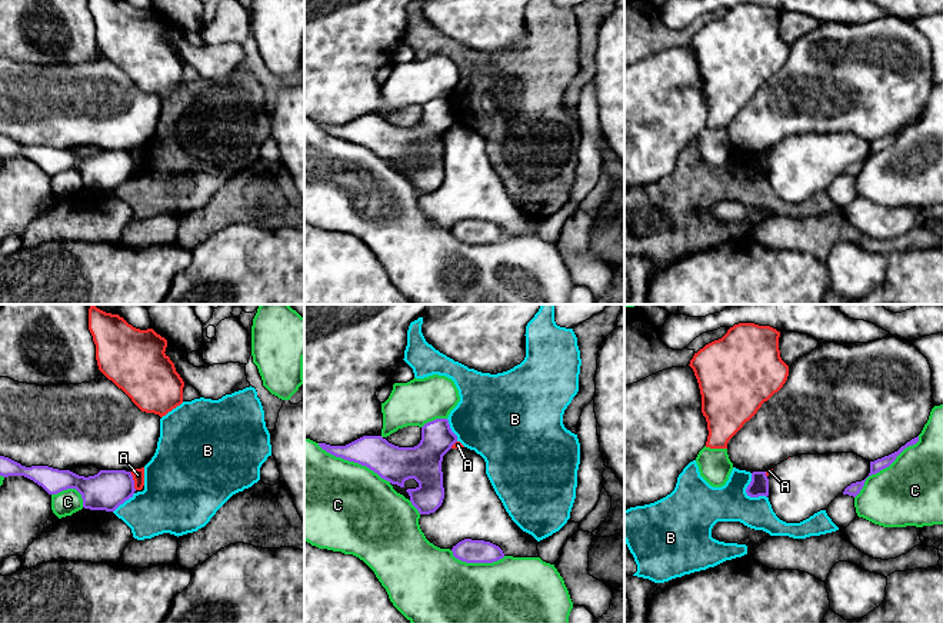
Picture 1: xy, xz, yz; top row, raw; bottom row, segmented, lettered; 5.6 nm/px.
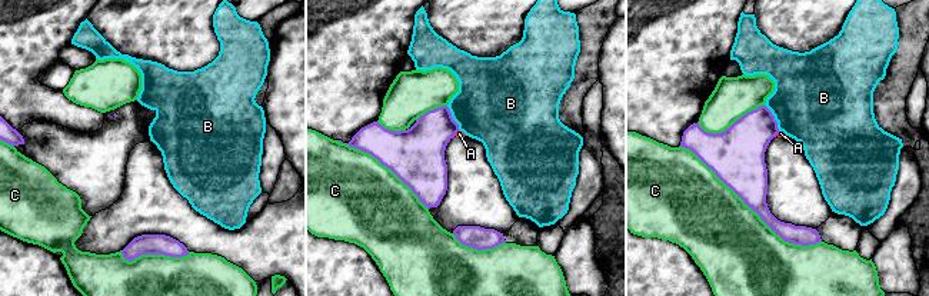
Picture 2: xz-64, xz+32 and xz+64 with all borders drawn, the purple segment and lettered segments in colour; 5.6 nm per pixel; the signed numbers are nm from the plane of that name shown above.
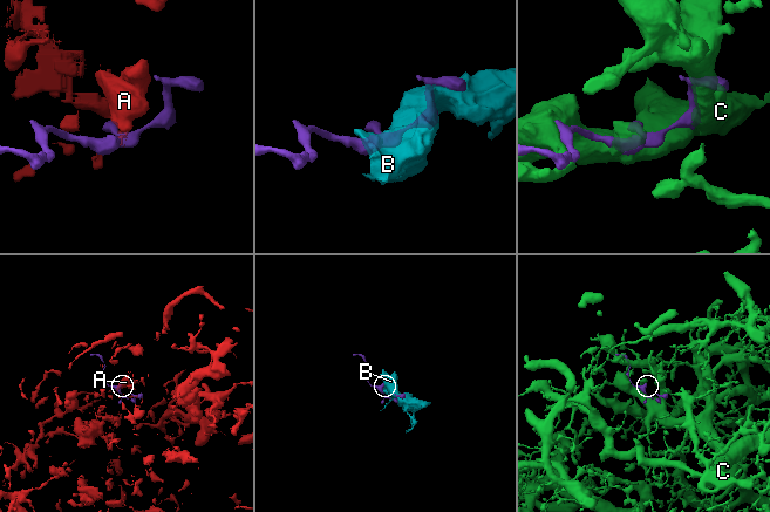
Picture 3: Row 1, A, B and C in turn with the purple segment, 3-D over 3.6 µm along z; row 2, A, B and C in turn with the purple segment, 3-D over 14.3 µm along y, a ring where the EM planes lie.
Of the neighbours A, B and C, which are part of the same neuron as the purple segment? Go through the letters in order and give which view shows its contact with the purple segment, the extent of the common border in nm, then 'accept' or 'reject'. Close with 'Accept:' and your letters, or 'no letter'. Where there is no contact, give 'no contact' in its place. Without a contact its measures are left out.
A: xy | 110 nm | reject
B: yz | 170 nm | reject
C: yz | 500 nm | reject
Accept: no letter

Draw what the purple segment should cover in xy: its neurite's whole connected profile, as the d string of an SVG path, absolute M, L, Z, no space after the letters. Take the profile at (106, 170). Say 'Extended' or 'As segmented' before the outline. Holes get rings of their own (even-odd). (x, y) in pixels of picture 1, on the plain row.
As segmented. M0 136L0 156L24 156L49 174L76 169L81 174L83 187L90 190L114 191L136 171L133 156L126 150L100 150L94 156L84 157L49 146L26 147L4 136Z

